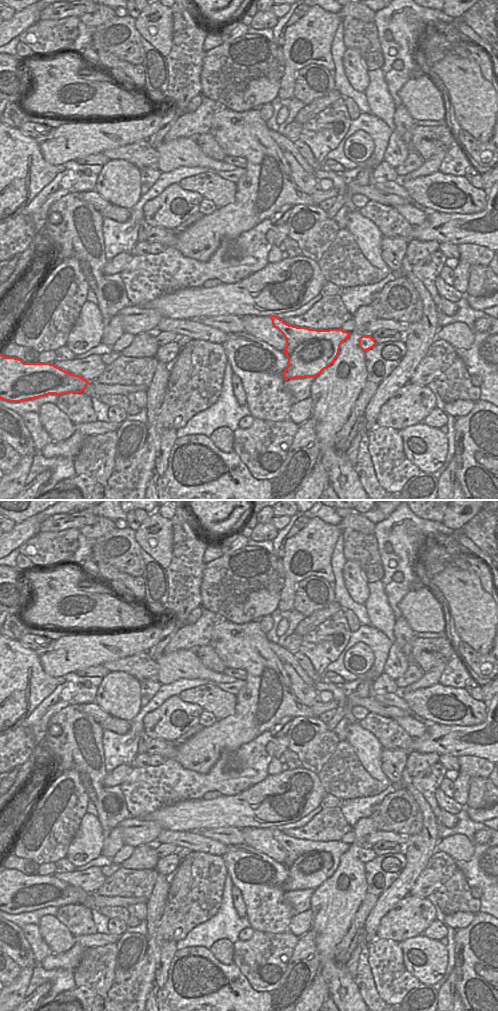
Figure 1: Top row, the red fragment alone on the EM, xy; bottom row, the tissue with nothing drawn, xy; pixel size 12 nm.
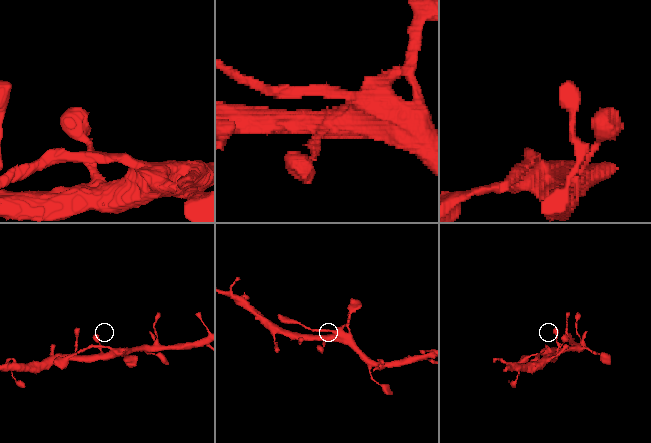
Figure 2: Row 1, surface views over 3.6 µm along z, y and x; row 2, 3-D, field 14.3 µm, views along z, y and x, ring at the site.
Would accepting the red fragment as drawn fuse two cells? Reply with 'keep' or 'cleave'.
cleave

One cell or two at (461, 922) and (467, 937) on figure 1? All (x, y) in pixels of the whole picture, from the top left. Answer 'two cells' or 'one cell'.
two cells

